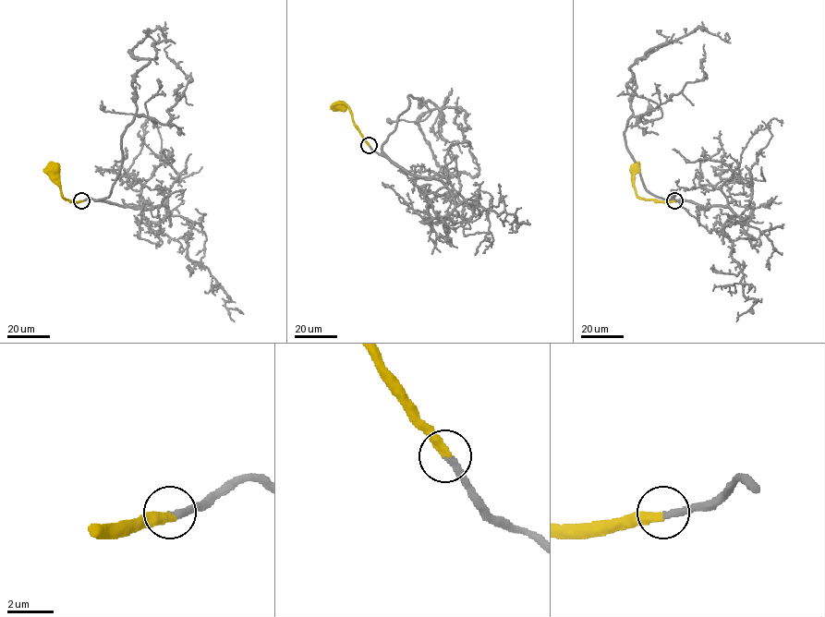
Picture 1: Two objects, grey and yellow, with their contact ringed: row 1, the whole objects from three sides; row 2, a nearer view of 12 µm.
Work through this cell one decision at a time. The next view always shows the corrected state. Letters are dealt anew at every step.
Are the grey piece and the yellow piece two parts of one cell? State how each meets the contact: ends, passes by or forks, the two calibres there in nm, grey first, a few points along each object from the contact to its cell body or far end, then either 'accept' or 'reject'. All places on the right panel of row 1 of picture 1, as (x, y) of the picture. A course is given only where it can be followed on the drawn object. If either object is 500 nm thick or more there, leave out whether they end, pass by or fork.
grey ends there; yellow ends there; 320 nm thick on the grey side, 380 nm on the other; grey runs (674, 200), (683, 199), (646, 189), (626, 145), (636, 87), (630, 67), (697, 28), (726, 41), (728, 34); yellow runs (674, 200), (639, 199), (632, 185), (635, 166); accept

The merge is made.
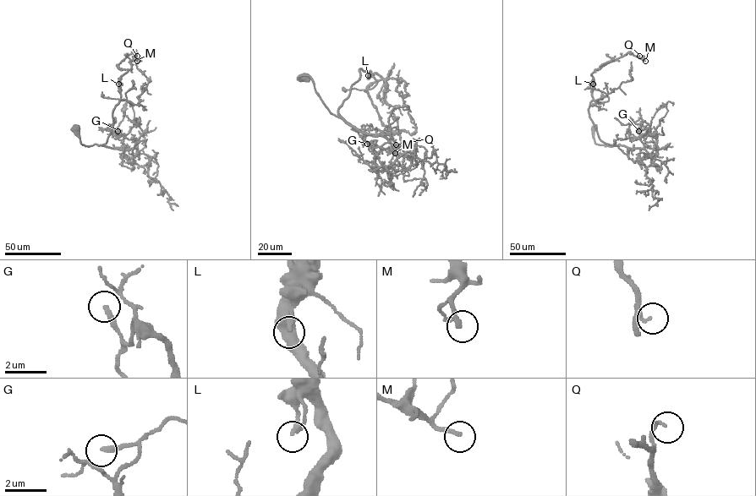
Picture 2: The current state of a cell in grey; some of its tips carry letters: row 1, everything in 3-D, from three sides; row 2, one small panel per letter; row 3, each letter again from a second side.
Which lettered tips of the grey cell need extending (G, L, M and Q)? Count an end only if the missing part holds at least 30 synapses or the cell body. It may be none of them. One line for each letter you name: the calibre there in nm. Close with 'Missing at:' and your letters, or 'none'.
M: calibre 200 nm
Missing at: M

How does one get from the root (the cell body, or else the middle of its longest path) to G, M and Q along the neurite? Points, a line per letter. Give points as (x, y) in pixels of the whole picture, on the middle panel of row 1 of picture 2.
G: (307, 78), (331, 113), (362, 131), (383, 135), (397, 160), (375, 171), (375, 152), (367, 144)
M: (307, 78), (337, 116), (359, 70), (369, 79), (377, 73), (381, 79), (368, 95), (391, 131), (395, 153)
Q: (307, 78), (337, 116), (359, 70), (369, 79), (377, 73), (381, 79), (368, 95), (396, 144)

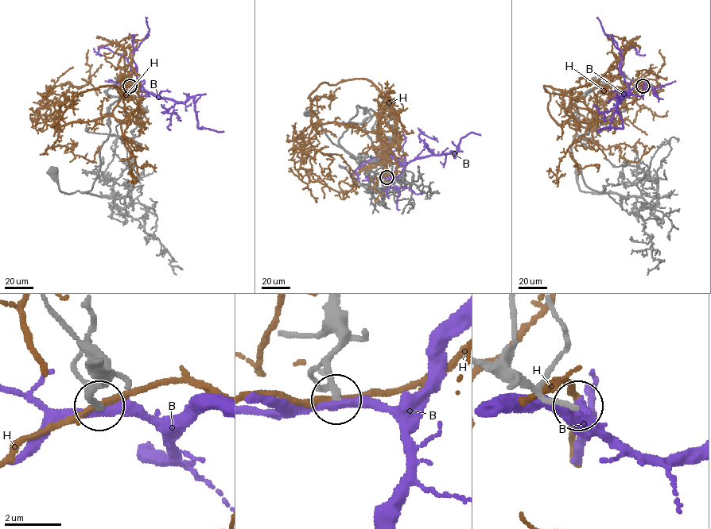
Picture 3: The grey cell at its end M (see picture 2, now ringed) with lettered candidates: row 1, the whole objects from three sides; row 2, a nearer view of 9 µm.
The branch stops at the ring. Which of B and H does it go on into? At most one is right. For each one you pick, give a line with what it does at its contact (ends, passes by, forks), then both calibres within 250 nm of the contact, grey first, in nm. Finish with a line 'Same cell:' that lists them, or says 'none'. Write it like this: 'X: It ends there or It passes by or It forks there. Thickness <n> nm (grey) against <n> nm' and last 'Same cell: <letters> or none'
Same cell: none

